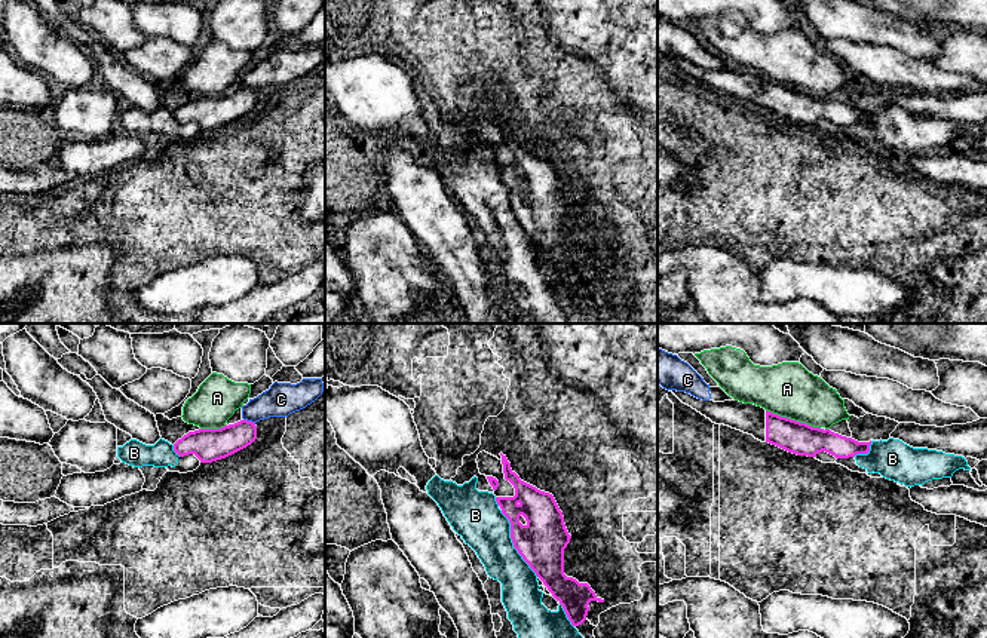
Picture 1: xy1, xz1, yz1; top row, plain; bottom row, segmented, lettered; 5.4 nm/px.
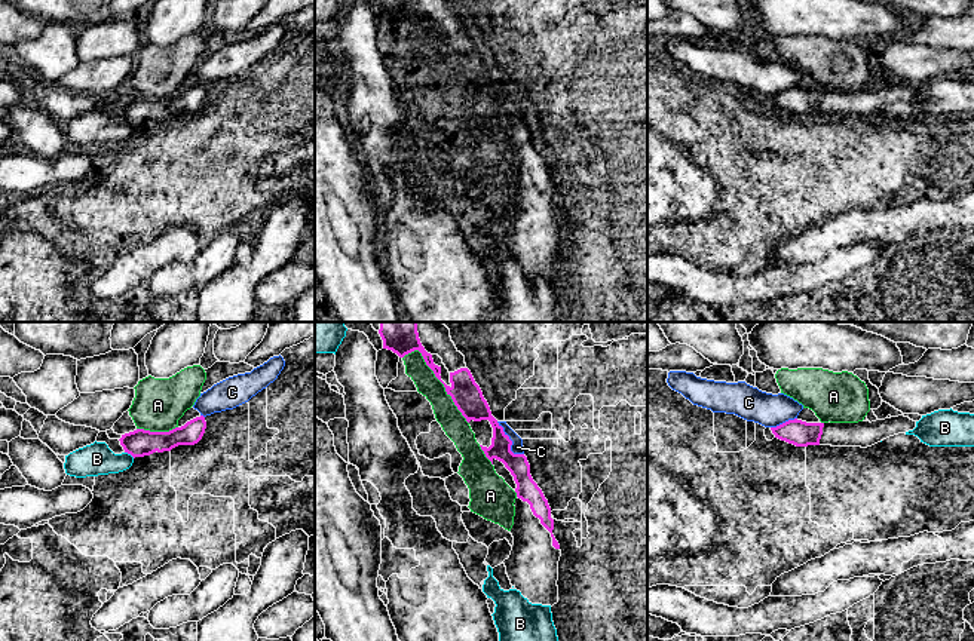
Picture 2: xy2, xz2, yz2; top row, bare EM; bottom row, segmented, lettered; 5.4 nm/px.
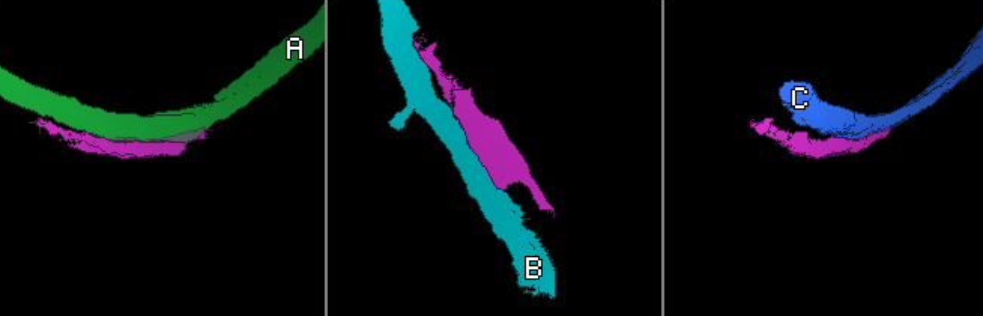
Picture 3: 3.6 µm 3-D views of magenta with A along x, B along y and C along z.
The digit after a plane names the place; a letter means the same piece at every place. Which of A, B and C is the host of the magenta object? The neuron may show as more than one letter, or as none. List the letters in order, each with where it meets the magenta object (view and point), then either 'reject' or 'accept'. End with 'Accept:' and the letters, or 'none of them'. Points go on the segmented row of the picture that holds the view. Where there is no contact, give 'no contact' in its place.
A: xz2 (440, 380) | reject
B: xz1 (512, 542) | reject
C: xz2 (511, 442) | reject
Accept: none of them

